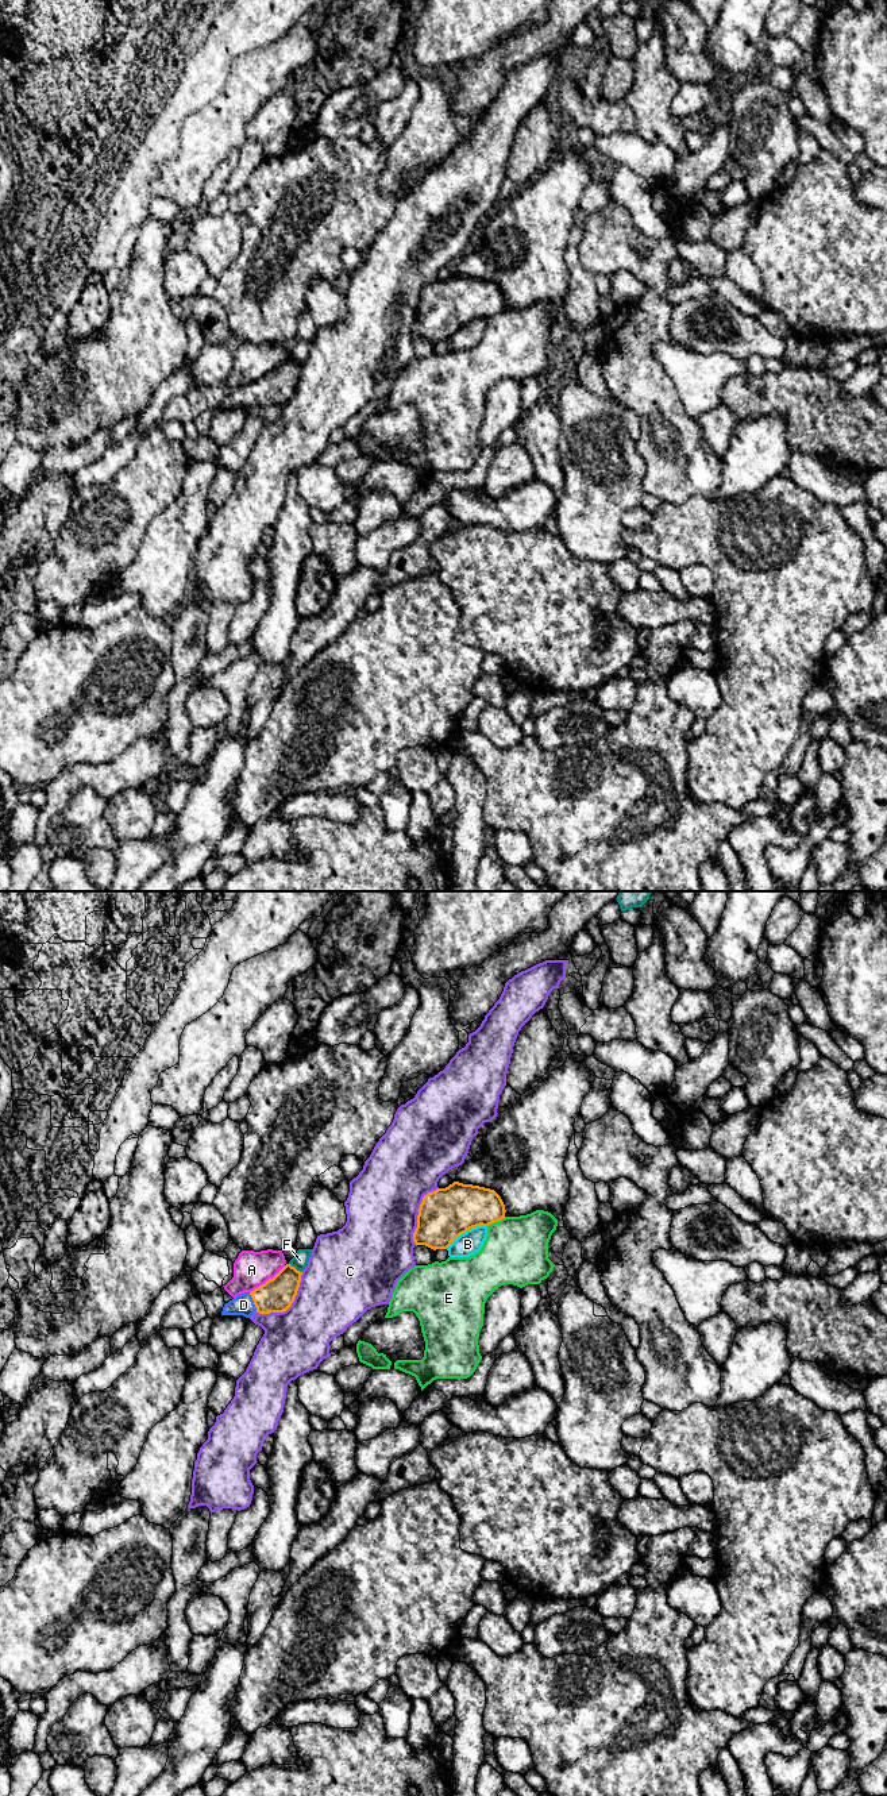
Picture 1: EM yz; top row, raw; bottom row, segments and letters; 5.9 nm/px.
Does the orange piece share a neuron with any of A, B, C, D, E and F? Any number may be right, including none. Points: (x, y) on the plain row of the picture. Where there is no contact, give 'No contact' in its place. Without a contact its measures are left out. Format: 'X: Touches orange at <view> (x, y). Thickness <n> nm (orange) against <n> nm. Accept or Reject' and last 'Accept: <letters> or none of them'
A: Touches orange at yz (269, 372). Thickness 200 nm (orange) against 220 nm. Reject
B: Touches orange at yz (466, 323). Thickness 300 nm (orange) against 140 nm. Reject
C: Touches orange at yz (289, 399). Thickness 200 nm (orange) against 400 nm. Reject
D: Touches orange at yz (254, 394). Thickness 200 nm (orange) against 130 nm. Accept
E: Touches orange at yz (496, 313). Thickness 280 nm (orange) against 380 nm. Reject
F: Touches orange at yz (294, 361). Thickness 200 nm (orange) against 90 nm. Reject
Accept: D

